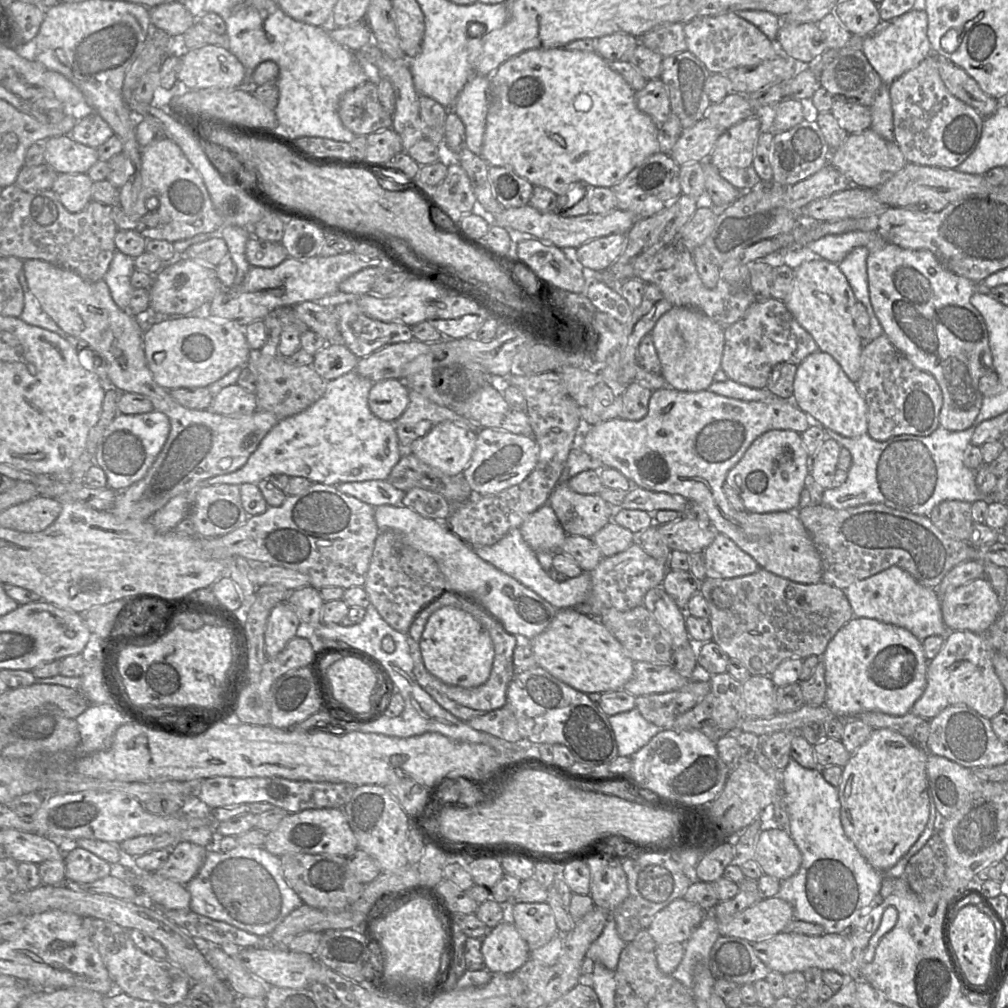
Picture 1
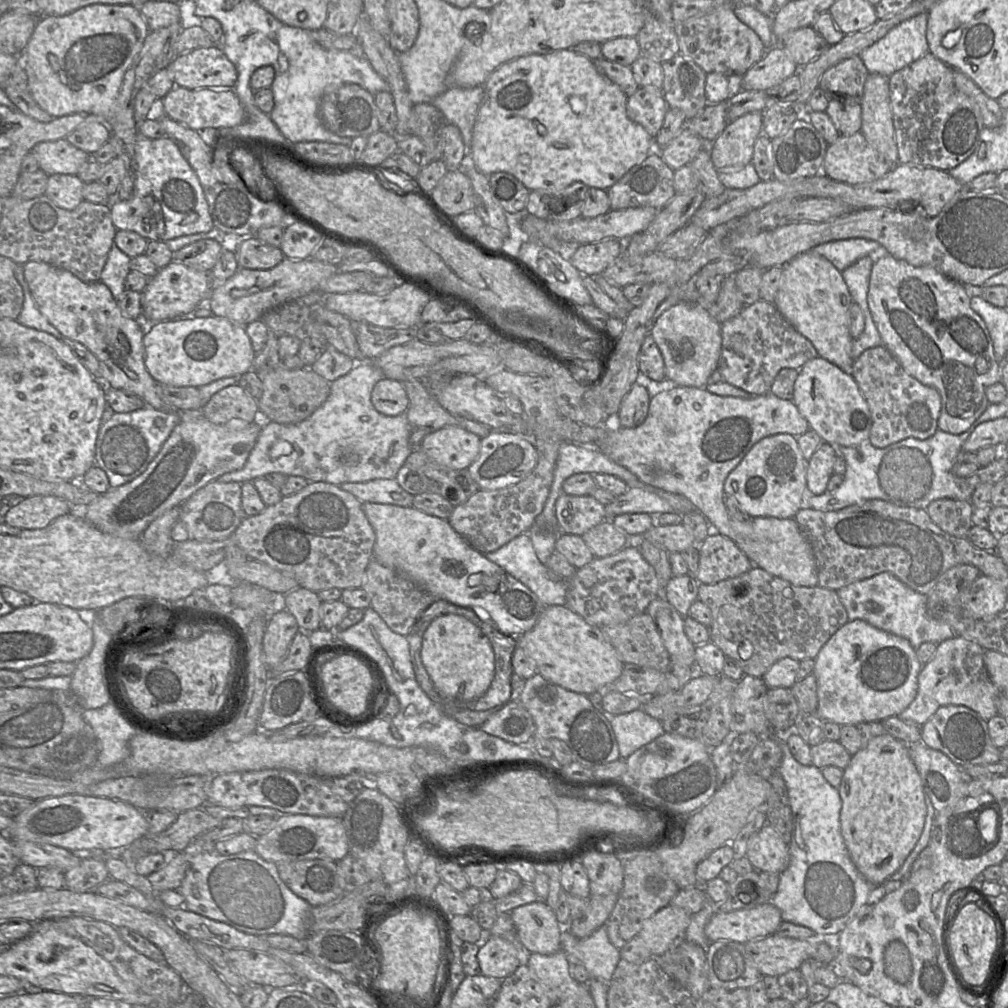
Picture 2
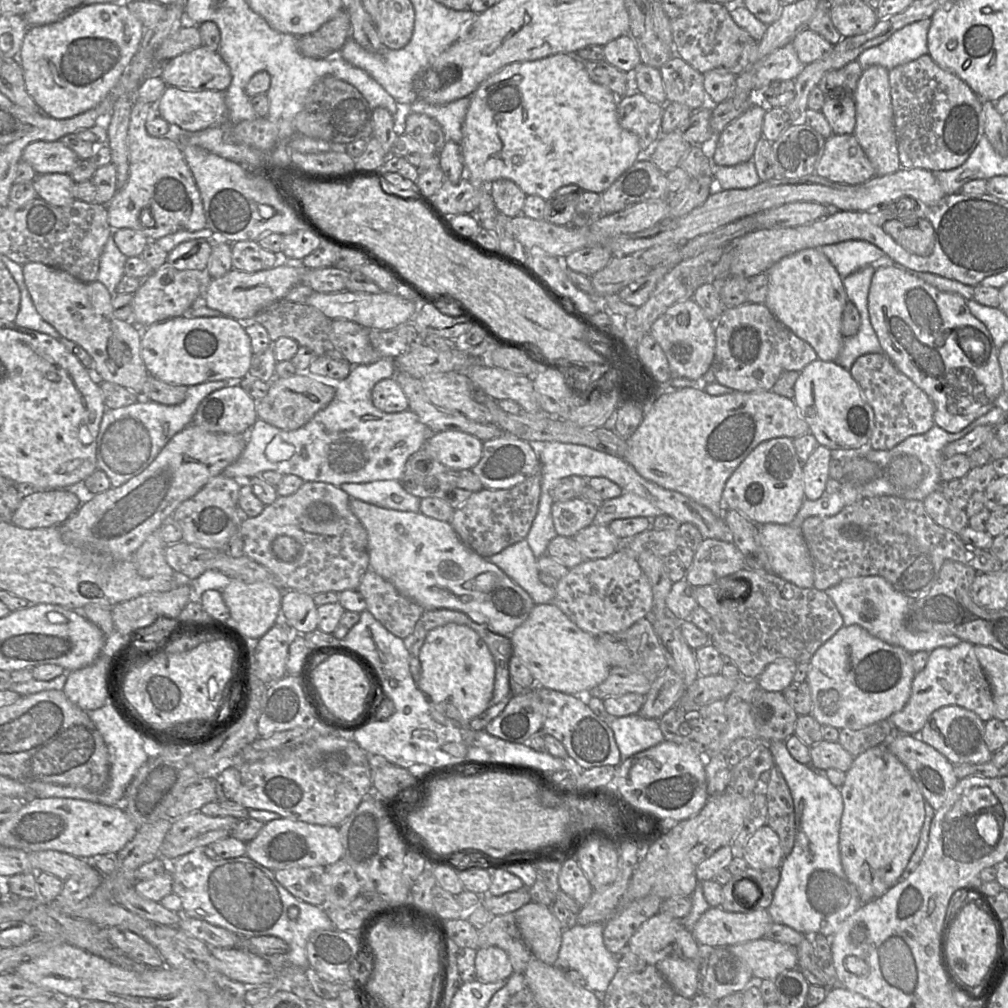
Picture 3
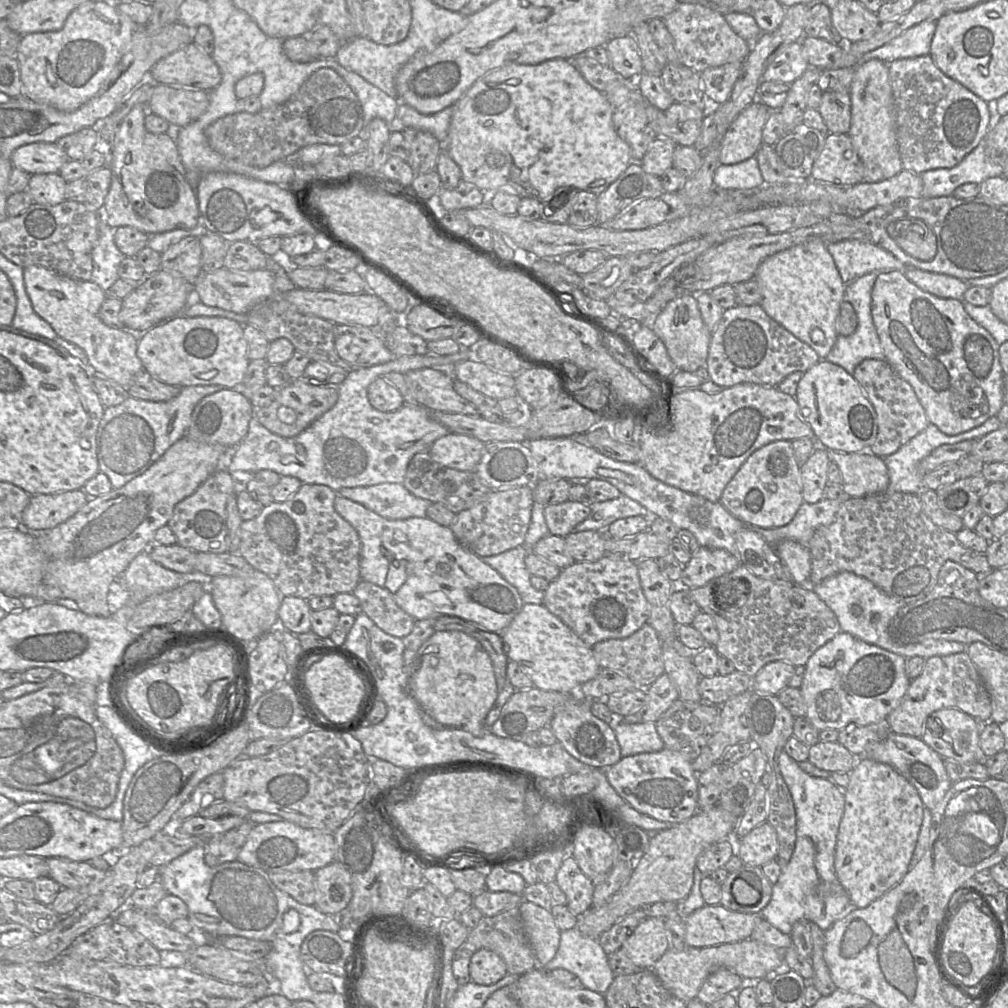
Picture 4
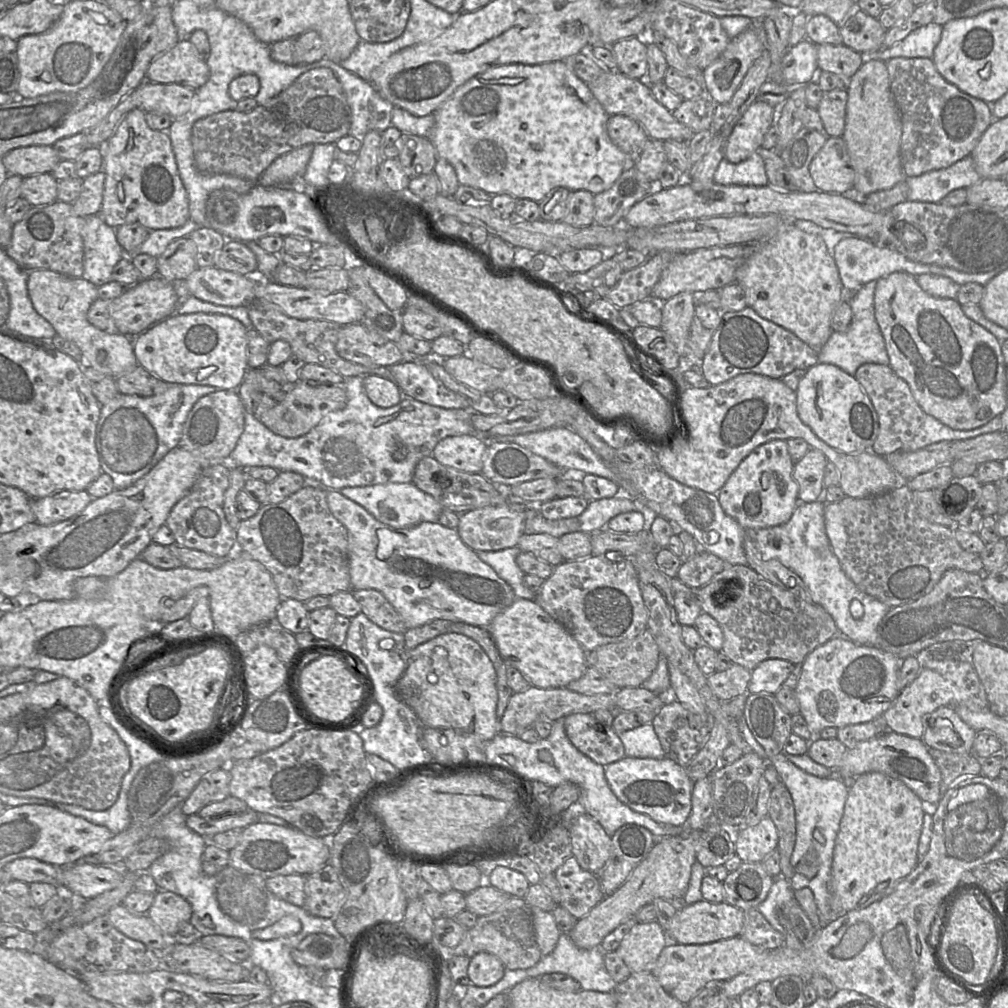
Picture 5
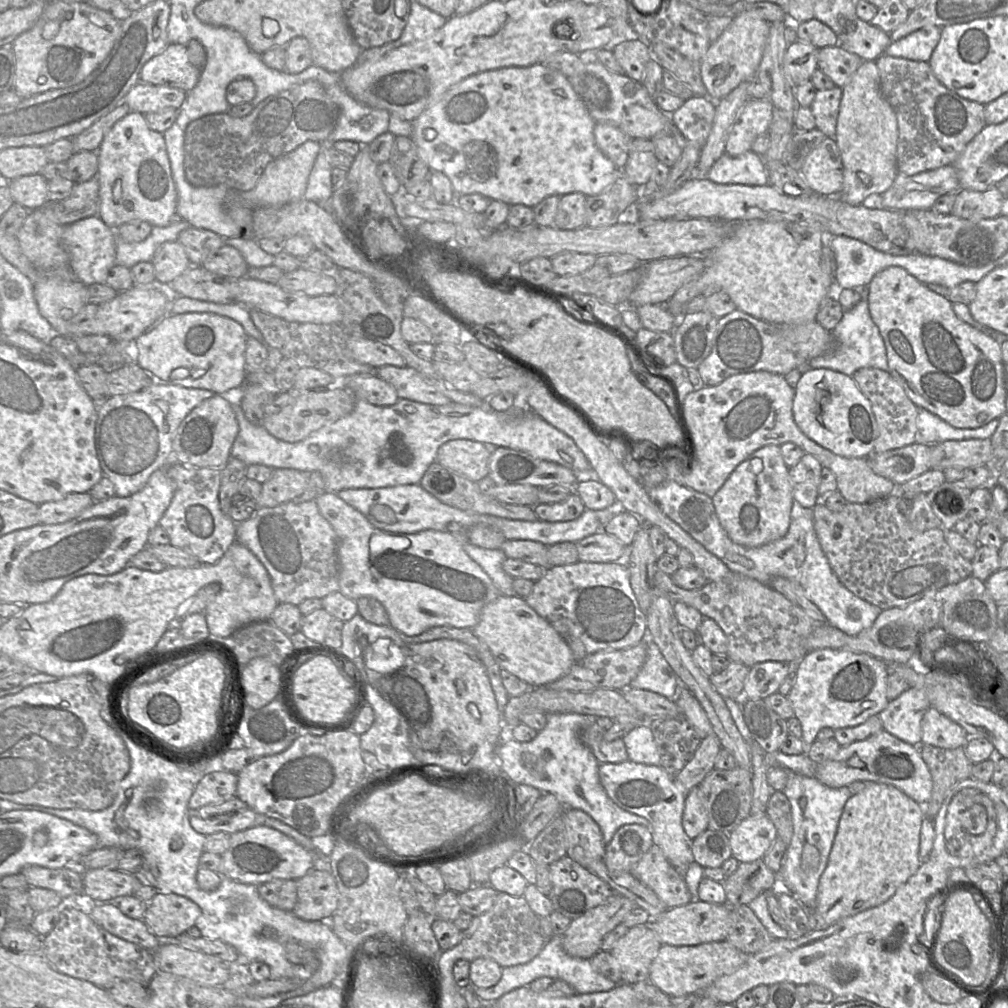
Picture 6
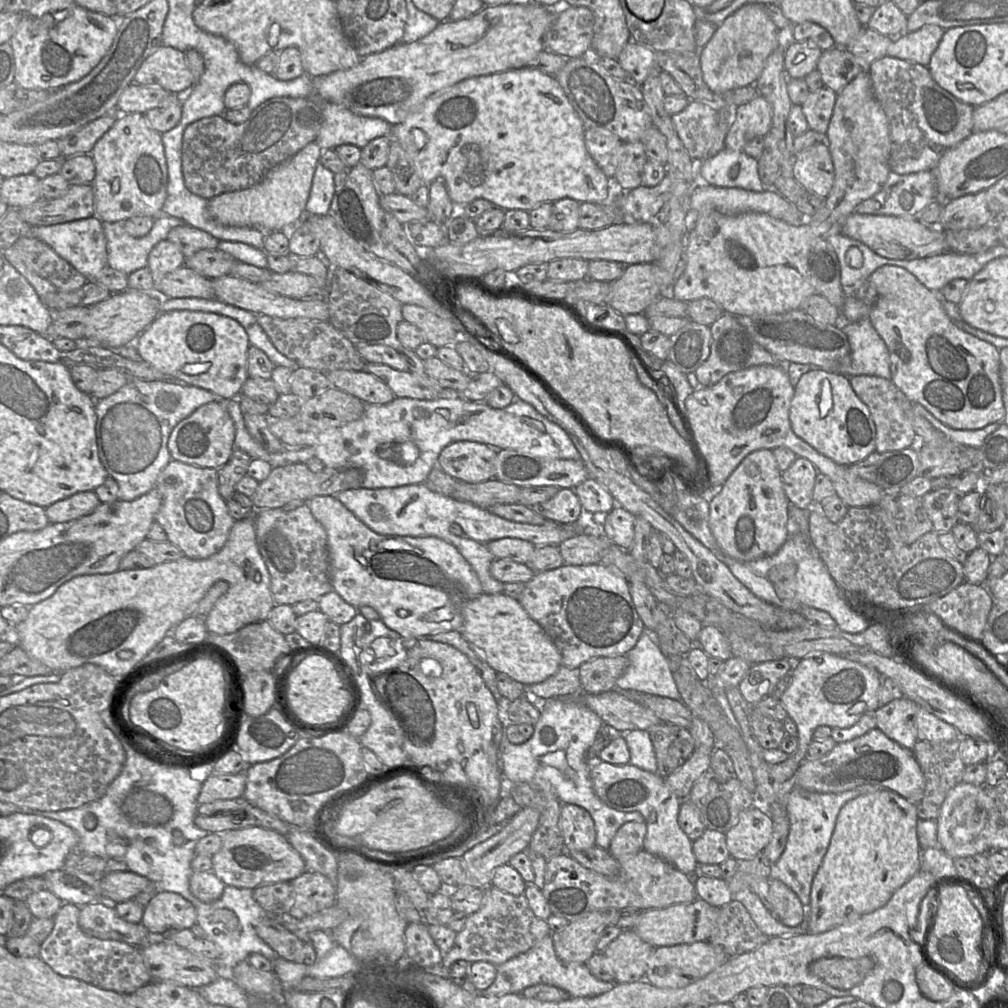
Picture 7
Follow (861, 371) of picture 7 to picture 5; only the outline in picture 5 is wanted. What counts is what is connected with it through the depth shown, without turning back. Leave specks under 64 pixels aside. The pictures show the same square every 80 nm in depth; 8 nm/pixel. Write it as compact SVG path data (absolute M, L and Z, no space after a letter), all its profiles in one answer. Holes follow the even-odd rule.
M876 281L859 288L849 300L852 320L845 332L832 331L826 344L817 351L818 363L832 364L854 376L857 369L866 363L889 365L885 342L874 316L874 290Z

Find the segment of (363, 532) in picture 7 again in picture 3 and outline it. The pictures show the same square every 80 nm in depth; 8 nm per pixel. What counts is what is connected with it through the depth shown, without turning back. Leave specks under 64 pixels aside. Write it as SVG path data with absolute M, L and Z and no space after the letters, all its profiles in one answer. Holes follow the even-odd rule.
M351 497L349 507L367 532L369 569L391 582L400 594L415 601L425 610L460 611L473 621L486 625L491 631L506 636L509 636L528 618L535 605L530 595L498 566L465 545L450 522L436 520L421 512L381 508ZM486 572L495 574L495 585L489 590L479 590L473 586L474 580L478 575Z

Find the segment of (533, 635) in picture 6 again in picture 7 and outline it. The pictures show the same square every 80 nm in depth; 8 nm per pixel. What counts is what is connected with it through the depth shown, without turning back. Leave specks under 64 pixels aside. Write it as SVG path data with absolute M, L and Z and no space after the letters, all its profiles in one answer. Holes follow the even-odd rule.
M503 593L485 594L467 601L462 607L463 626L461 633L471 644L478 647L485 655L487 663L497 672L505 673L525 686L545 681L562 666L559 650L539 623L533 620L516 600Z

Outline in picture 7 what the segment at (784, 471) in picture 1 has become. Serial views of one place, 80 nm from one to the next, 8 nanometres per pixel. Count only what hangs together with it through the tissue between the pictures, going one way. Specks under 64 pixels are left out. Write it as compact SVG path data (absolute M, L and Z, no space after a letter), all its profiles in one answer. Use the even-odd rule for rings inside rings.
M773 451L748 454L709 500L709 527L721 550L739 561L775 554L790 536L788 498Z

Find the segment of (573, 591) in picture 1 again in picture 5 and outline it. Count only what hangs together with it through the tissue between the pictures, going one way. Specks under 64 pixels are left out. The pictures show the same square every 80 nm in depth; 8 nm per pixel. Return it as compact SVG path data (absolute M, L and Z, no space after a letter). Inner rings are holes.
M517 547L497 551L477 551L478 557L491 566L498 576L513 589L516 598L534 600L536 593L524 583L526 575L516 563L516 557L522 551Z

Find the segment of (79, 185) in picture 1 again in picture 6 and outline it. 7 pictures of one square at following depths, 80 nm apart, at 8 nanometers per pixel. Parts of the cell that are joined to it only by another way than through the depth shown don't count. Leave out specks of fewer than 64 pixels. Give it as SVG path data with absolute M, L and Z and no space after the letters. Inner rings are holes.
M41 174L22 176L5 182L8 182L13 201L28 210L41 208L49 202L48 180Z

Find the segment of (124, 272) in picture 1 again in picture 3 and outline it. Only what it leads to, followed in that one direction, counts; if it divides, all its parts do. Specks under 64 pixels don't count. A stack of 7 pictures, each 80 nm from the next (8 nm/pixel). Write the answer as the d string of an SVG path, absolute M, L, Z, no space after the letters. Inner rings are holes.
M112 234L108 238L100 256L97 276L97 281L107 288L112 297L117 295L117 285L125 275L124 266L127 259L128 257L118 249Z

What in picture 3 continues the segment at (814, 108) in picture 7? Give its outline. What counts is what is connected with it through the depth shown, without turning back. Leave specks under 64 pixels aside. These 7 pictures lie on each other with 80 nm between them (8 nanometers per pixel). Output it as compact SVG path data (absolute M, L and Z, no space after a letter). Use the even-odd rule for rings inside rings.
M826 97L821 112L834 135L853 134L856 124L856 105L853 98Z

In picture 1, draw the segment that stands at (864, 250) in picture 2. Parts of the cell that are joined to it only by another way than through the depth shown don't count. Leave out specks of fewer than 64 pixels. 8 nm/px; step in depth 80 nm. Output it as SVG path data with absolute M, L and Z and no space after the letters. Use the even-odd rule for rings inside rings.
M851 231L827 235L805 245L820 258L839 264L856 247L867 247L868 251L880 248L885 241L875 232Z

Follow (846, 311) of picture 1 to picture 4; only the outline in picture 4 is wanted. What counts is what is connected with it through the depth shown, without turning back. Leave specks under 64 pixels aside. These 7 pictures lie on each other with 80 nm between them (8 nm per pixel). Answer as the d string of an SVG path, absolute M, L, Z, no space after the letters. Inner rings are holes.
M812 239L767 257L759 265L754 279L761 289L760 306L767 315L808 344L825 359L833 348L840 305L845 300L845 286L827 244Z

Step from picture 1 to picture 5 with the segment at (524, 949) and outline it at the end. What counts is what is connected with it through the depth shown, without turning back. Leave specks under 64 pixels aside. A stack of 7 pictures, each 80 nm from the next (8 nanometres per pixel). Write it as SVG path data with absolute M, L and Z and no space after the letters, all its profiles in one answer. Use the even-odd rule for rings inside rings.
M479 952L470 959L468 977L470 984L489 987L499 982L506 968L493 954Z

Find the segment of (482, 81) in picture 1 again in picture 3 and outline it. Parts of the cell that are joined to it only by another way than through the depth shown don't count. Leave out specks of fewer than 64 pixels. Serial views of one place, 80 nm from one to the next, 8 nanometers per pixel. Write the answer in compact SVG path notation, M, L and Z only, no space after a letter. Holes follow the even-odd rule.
M464 97L444 105L432 105L417 99L409 106L410 112L433 118L442 128L446 141L460 144L462 126L470 105L470 97Z

